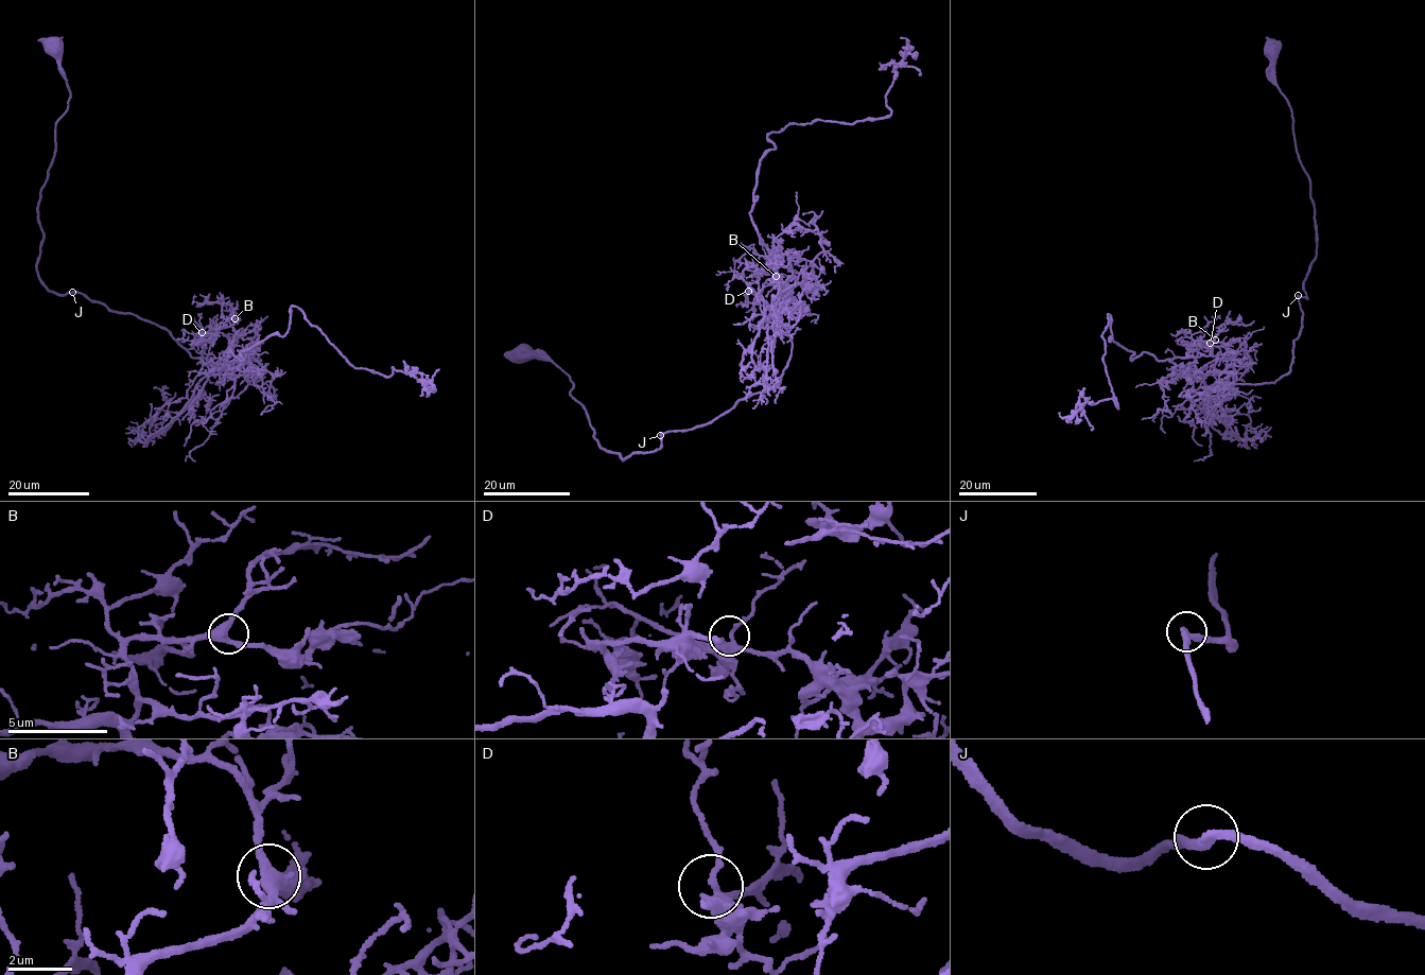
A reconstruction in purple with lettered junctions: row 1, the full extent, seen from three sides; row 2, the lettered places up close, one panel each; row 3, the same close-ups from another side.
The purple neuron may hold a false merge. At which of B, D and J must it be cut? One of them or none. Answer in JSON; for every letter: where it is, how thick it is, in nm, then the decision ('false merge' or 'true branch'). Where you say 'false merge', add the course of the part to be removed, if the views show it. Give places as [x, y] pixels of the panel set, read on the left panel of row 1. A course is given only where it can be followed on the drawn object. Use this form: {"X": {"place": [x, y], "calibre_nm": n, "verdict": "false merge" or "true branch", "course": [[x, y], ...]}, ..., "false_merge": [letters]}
{"B": {"place": [235, 318], "calibre_nm": 360, "verdict": "true branch"}, "D": {"place": [202, 332], "calibre_nm": 240, "verdict": "true branch"}, "J": {"place": [72, 292], "calibre_nm": 280, "verdict": "true branch"}, "false_merge": []}

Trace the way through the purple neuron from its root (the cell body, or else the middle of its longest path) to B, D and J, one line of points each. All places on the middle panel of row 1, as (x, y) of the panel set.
B: (520, 355), (568, 375), (600, 446), (624, 460), (778, 385), (792, 340), (767, 259), (776, 276)
D: (520, 355), (568, 375), (600, 446), (624, 460), (778, 385), (792, 340), (748, 291)
J: (520, 355), (550, 361), (568, 375), (571, 396), (587, 414), (594, 437), (624, 460), (659, 448), (660, 435)

